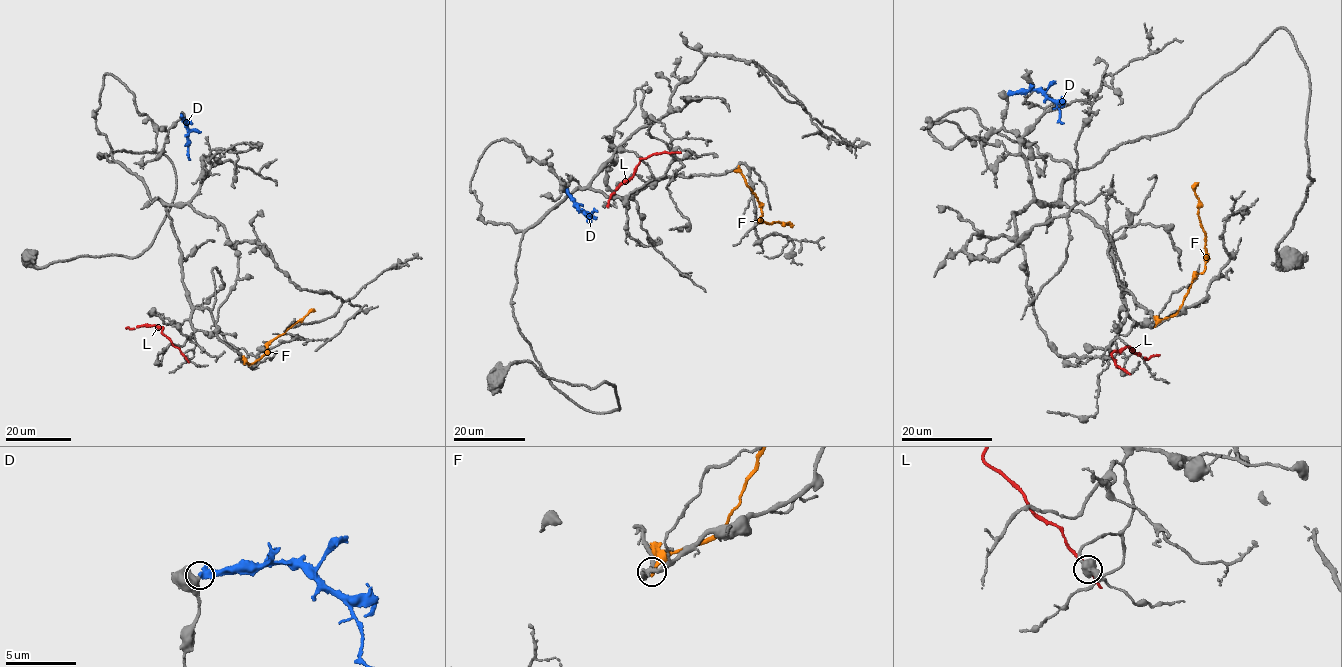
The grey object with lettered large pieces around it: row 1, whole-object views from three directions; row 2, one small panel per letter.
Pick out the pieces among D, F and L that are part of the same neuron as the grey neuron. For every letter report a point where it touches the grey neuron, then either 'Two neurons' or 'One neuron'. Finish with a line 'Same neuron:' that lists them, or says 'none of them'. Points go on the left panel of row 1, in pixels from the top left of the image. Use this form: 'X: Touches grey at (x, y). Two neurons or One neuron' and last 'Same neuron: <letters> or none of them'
D: Touches grey at (182, 116). Two neurons
F: Touches grey at (243, 363). Two neurons
L: Touches grey at (185, 358). Two neurons
Same neuron: none of them

